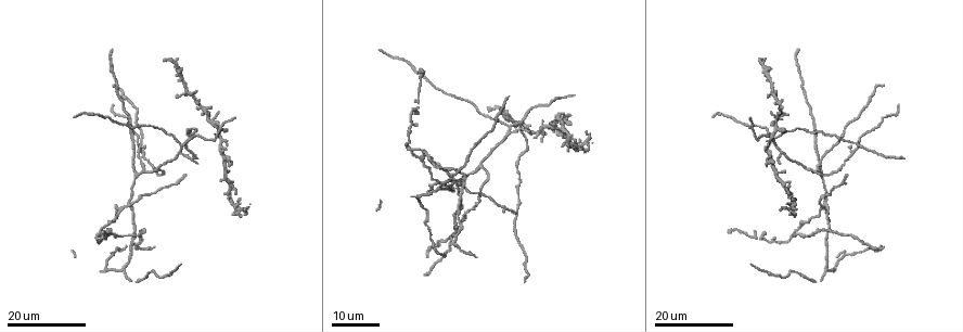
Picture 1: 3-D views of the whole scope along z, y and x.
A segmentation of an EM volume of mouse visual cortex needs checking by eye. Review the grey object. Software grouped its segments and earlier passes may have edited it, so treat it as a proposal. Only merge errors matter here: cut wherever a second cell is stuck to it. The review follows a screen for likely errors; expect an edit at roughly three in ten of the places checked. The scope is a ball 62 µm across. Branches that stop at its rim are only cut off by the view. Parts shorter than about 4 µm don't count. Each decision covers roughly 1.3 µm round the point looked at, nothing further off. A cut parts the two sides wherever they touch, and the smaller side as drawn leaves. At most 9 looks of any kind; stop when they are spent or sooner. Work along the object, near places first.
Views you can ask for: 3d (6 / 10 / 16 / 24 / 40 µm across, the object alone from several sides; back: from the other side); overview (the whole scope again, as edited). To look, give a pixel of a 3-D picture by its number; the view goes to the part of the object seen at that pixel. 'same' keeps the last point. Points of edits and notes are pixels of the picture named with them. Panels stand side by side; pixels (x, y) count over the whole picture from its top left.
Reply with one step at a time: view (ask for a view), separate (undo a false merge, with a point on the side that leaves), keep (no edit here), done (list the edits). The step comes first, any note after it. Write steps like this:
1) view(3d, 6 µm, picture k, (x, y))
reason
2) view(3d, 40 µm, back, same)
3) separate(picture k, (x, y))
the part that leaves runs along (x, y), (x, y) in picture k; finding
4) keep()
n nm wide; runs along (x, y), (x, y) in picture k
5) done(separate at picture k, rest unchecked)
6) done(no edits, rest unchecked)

view(3d, 24 µm, picture 1, (192, 139))
thin arm on a thick one

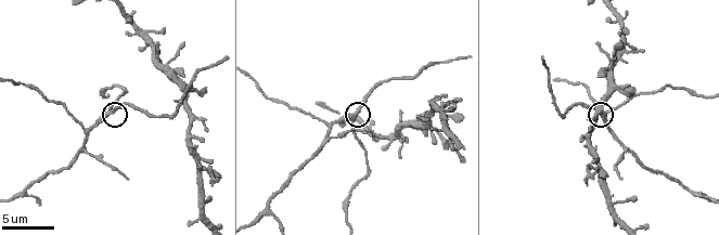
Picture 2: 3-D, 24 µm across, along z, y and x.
view(3d, 10 µm, picture 2, (603, 113))

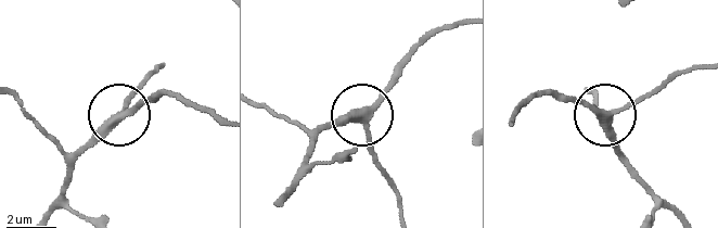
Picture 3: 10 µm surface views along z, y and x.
keep()
runs along (278, 199), (315, 136), (328, 128), (362, 119), (375, 165) in picture 3; continuous, no second cell

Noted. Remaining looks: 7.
view(3d, 16 µm, picture 2, (325, 141))
side arm on a straight run

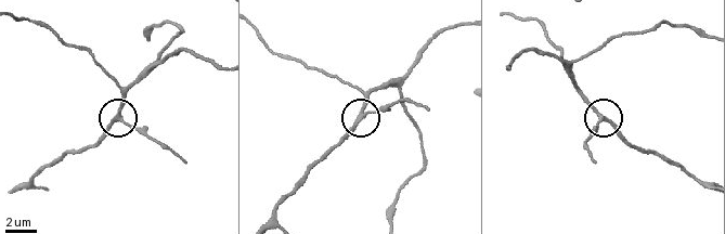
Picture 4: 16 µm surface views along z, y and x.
keep()
runs along (267, 220), (298, 181), (357, 122), (393, 104) in picture 4; continuous, no second cell

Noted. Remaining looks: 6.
view(3d, 24 µm, picture 1, (135, 174))
arms part here

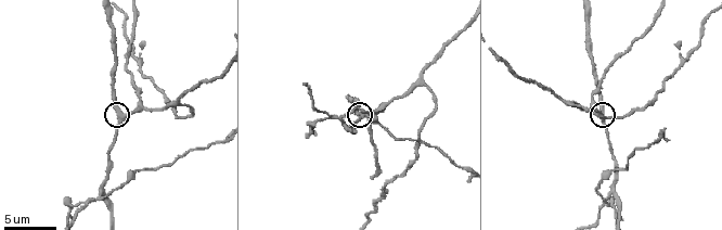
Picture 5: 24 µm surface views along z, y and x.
view(3d, 6 µm, picture 5, (120, 113))
closer look

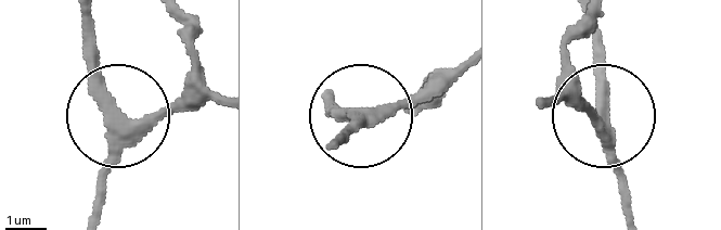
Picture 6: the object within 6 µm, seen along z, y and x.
keep()
300 nm wide; one cell here

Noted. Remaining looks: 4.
view(3d, 24 µm, picture 1, (410, 151))
a fork

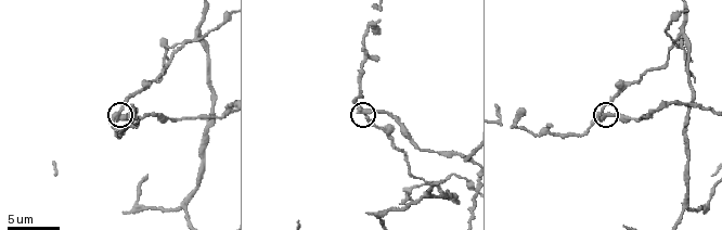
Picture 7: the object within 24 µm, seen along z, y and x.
view(3d, 10 µm, picture 7, (118, 119))

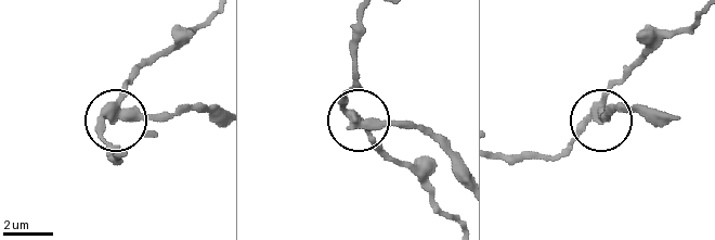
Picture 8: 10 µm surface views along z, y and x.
separate(picture 8, (154, 117))
360 nm wide; a second cell is stuck on

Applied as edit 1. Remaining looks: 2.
done(separate at picture 8, rest unchecked)

